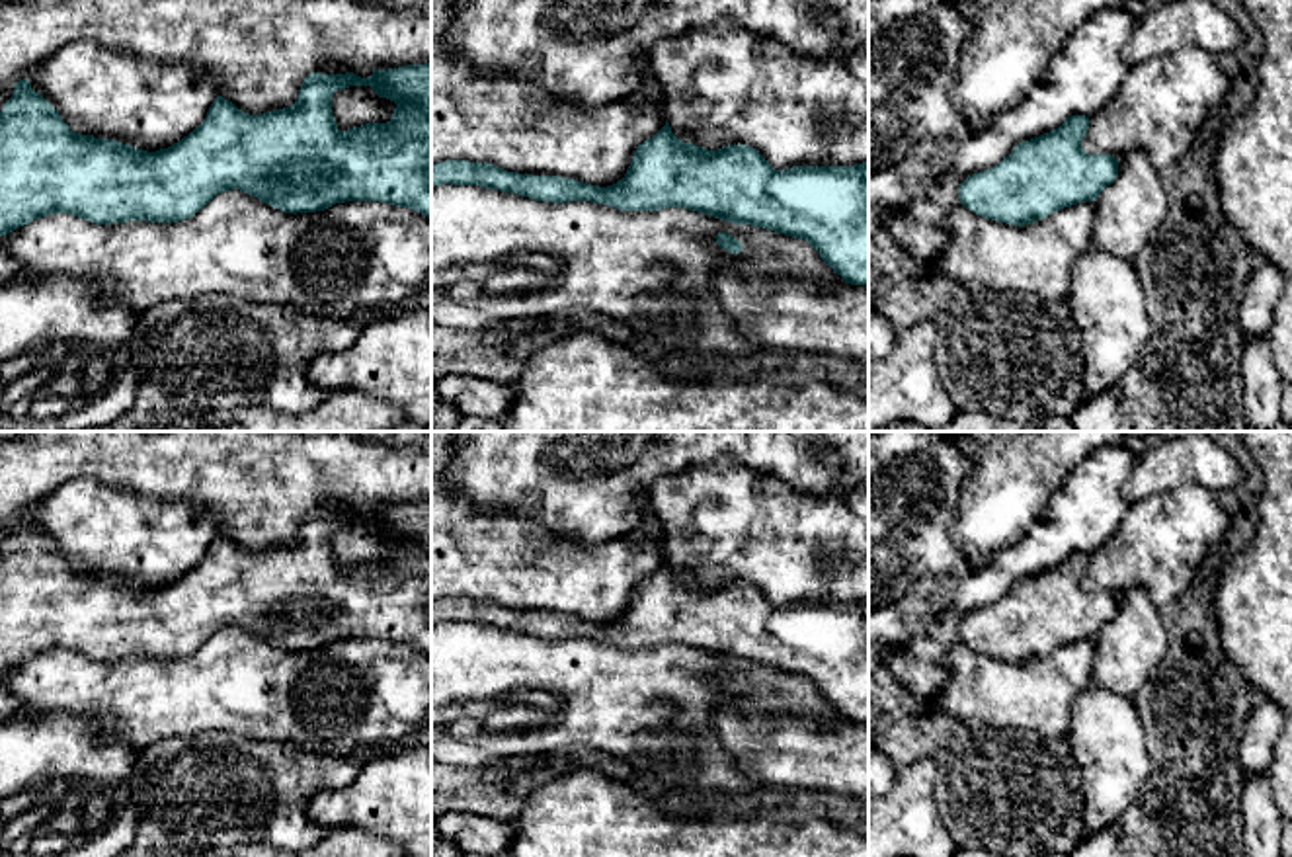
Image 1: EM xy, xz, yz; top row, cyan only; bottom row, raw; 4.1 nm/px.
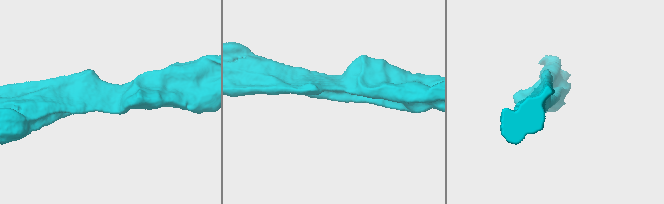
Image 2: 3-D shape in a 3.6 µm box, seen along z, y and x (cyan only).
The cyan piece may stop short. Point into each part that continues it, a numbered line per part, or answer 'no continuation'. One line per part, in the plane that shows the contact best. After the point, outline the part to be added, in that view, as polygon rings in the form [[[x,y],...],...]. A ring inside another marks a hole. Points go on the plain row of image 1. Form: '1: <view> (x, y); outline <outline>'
no continuation

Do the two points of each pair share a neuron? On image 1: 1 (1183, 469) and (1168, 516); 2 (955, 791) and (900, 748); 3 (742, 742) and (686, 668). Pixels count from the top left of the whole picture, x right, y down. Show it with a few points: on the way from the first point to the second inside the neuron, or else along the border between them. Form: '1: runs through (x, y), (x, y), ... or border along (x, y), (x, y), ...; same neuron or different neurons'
1: border along (1214, 492), (1195, 485), (1181, 485), (1134, 502); different neurons
2: runs through (955, 772), (933, 748), (920, 748); same neuron
3: border along (762, 715), (719, 707), (711, 727); different neurons

